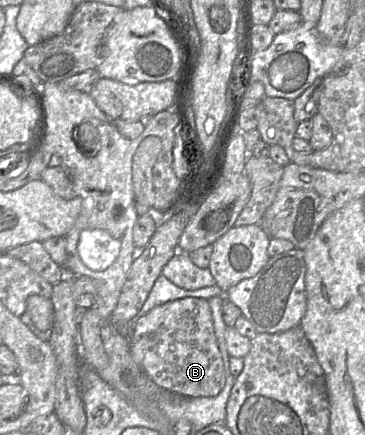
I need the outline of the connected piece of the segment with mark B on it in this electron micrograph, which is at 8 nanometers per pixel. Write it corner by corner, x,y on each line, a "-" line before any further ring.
184,297
152,308
136,320
129,348
132,359
161,388
182,396
212,397
224,387
223,360
207,299

